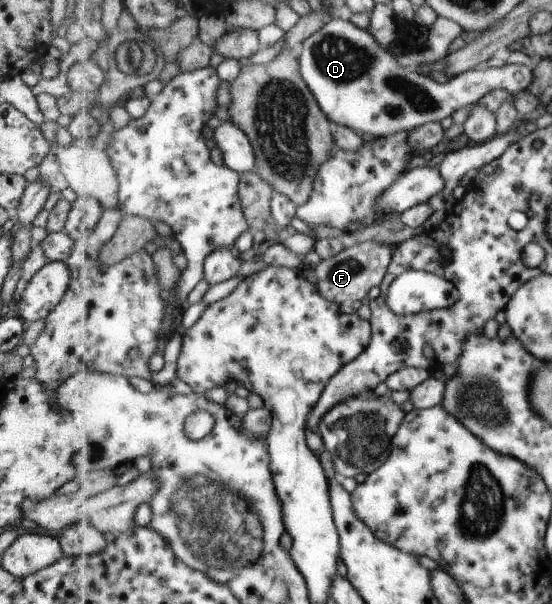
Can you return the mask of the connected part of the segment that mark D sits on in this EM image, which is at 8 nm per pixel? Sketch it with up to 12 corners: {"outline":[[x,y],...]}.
{"outline":[[334,18],[300,47],[333,124],[388,137],[486,94],[528,91],[523,64],[445,84]]}

